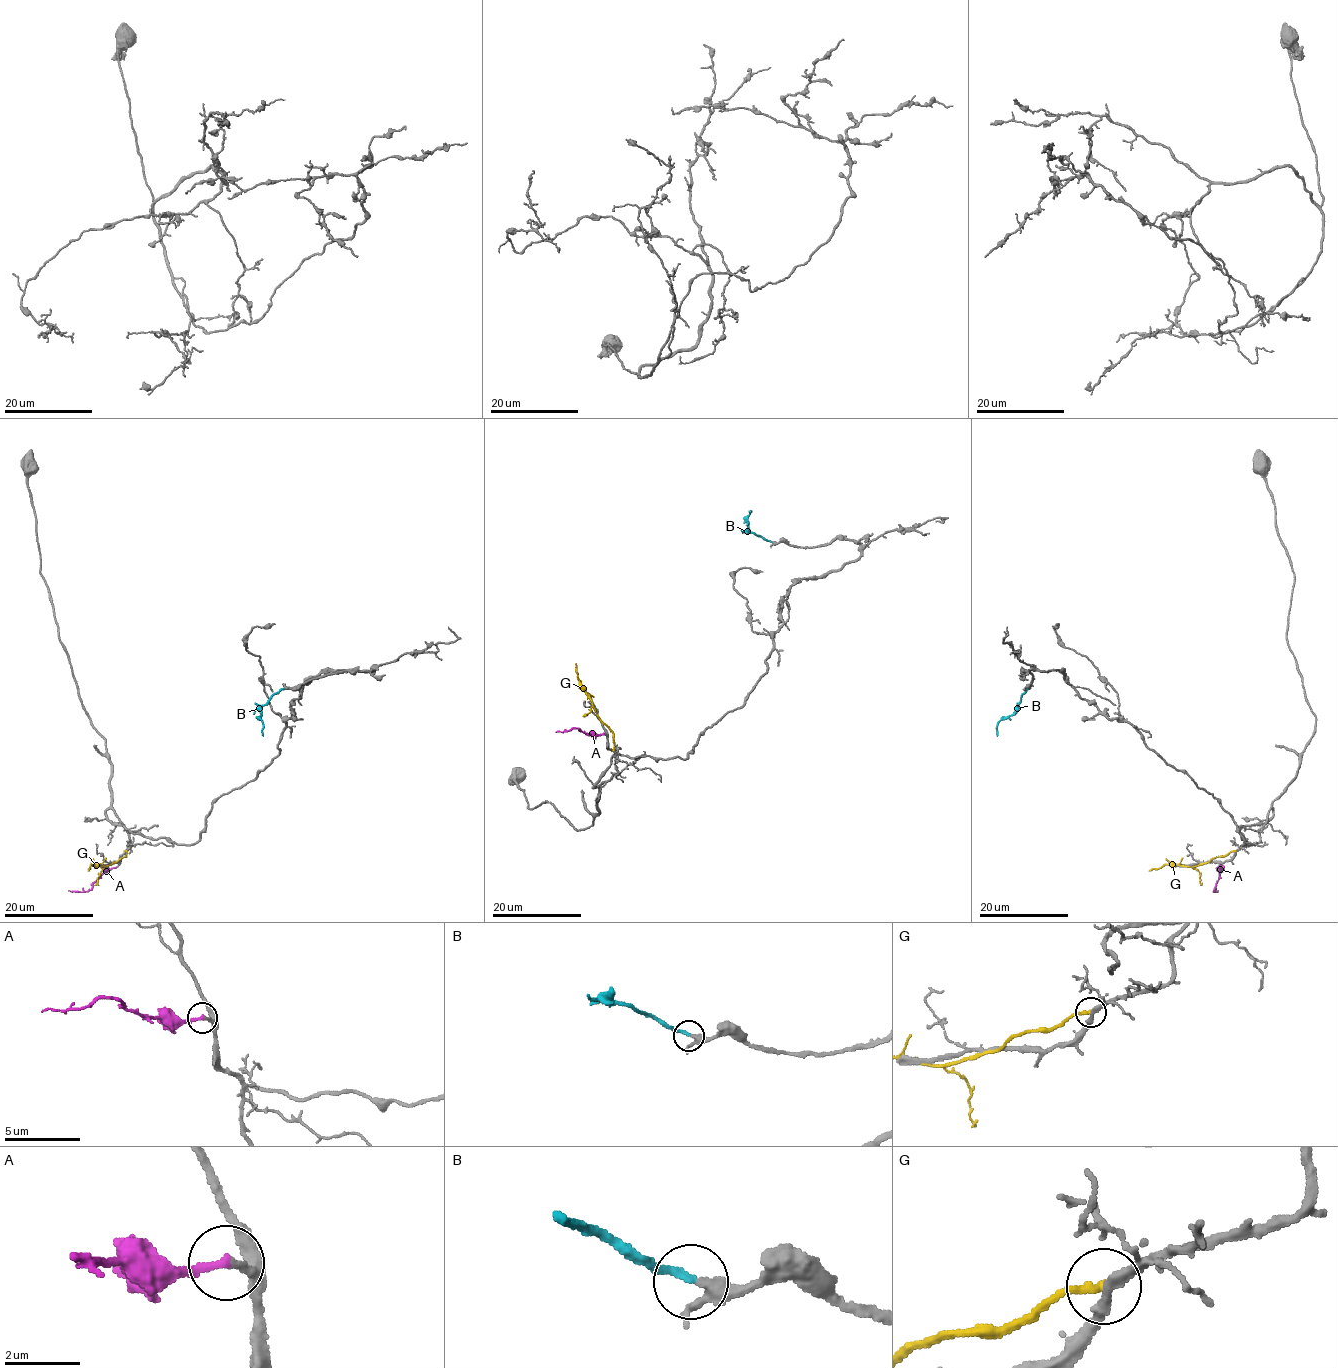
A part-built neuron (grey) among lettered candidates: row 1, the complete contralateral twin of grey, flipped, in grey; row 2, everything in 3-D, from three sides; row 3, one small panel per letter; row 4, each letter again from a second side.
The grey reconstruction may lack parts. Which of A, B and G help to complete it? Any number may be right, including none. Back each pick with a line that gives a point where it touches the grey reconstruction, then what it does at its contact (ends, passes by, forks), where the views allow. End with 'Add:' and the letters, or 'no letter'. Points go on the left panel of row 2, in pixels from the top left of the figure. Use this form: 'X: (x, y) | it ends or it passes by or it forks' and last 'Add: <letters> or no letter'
A: (116, 867) | it ends
B: (284, 689) | it ends
Add: A, B

